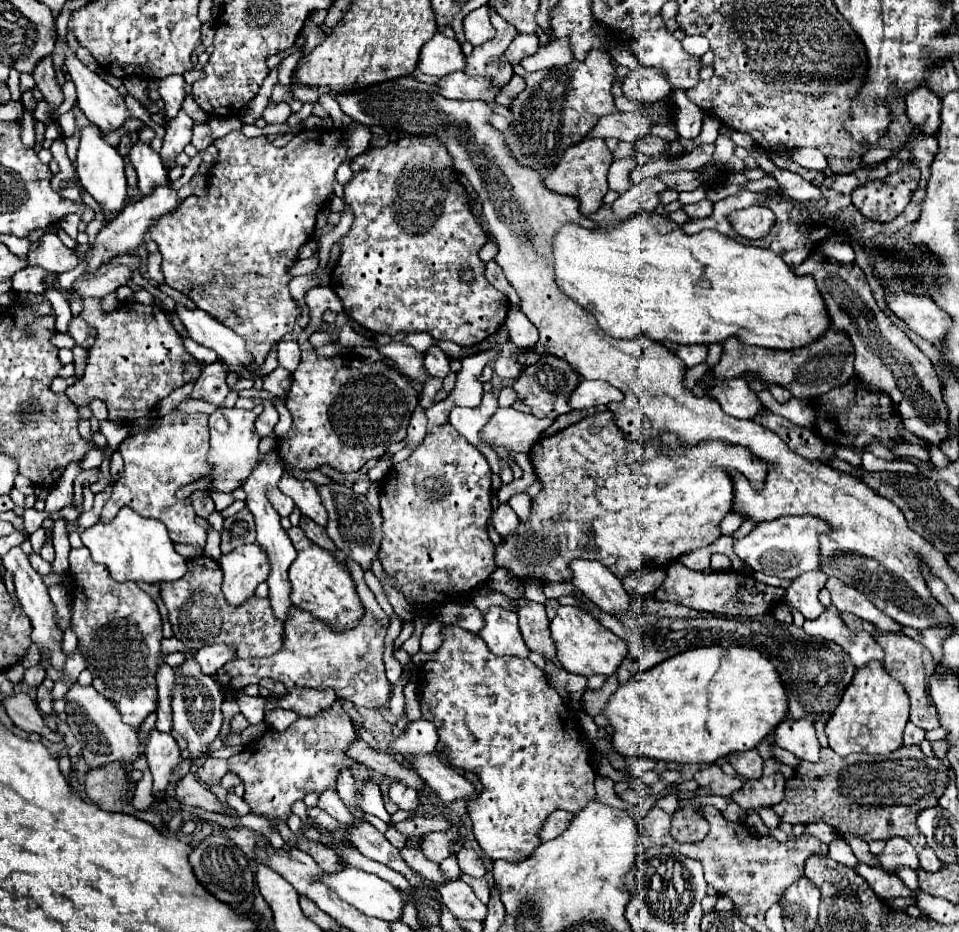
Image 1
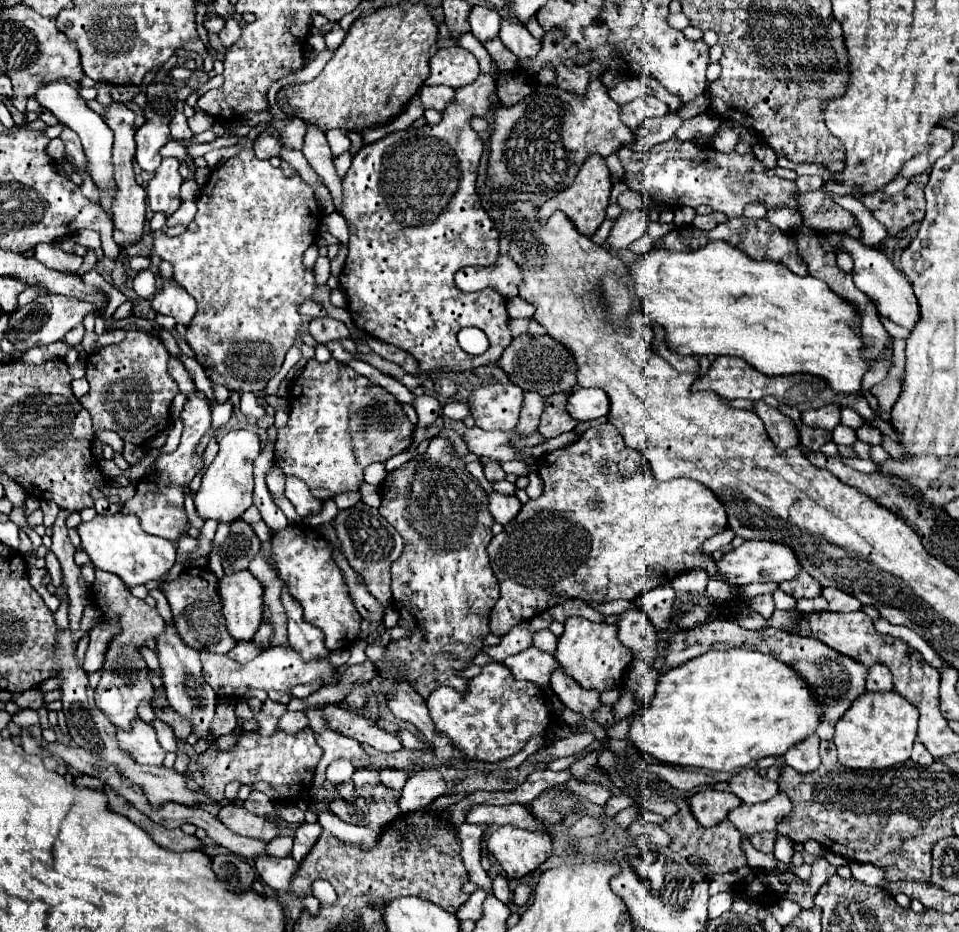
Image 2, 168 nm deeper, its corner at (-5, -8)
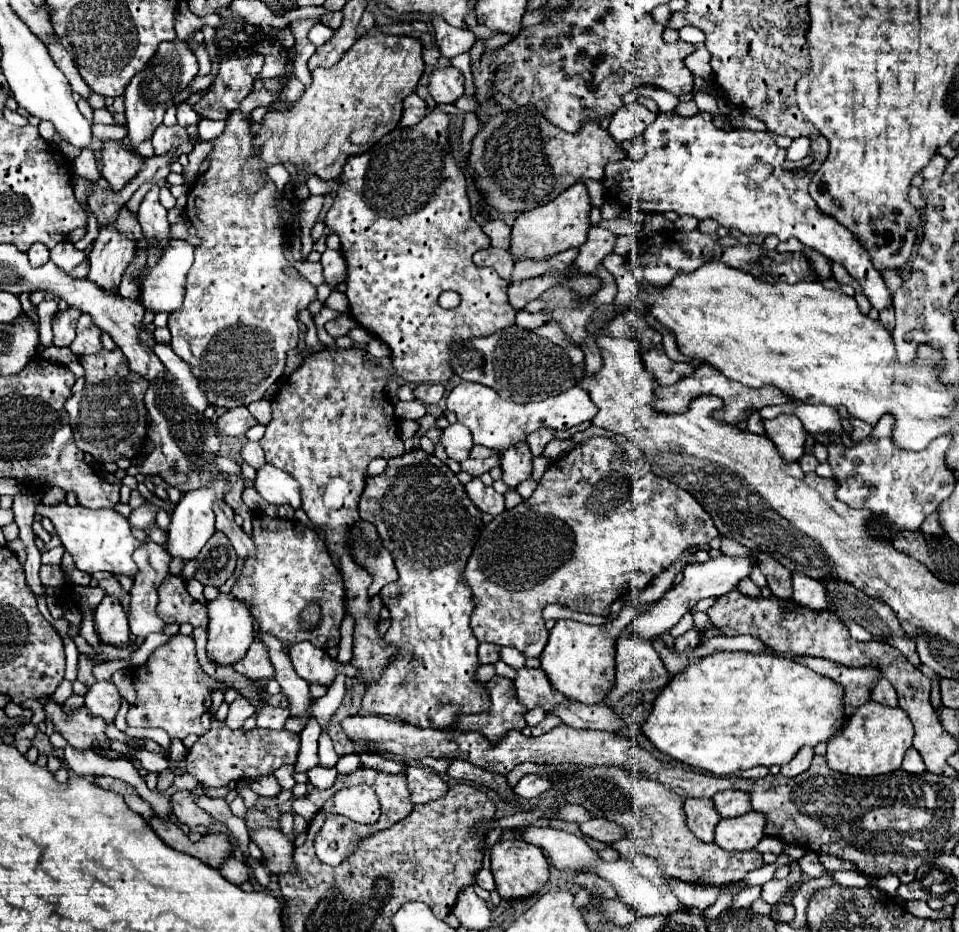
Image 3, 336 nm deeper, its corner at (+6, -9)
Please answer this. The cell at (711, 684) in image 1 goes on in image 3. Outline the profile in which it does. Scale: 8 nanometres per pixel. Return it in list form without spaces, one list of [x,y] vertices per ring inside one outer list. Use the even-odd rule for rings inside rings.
[[[721,651],[687,665],[683,673],[671,677],[671,683],[657,695],[653,711],[643,725],[643,733],[659,751],[673,759],[727,777],[757,765],[781,767],[789,763],[801,747],[815,747],[817,743],[831,741],[831,737],[841,731],[847,717],[843,685],[815,673],[807,665],[773,653]]]

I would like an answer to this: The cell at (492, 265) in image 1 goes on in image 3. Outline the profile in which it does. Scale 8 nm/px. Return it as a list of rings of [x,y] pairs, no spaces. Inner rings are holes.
[[[495,247],[483,249],[473,255],[473,263],[479,267],[493,267],[505,281],[509,281],[513,271],[513,259],[505,249],[495,249]]]

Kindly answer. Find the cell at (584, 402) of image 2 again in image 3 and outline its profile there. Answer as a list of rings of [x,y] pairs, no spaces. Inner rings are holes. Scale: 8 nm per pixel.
[[[459,383],[449,395],[447,395],[447,409],[457,415],[457,421],[465,425],[475,445],[483,445],[489,449],[497,449],[503,453],[507,447],[525,441],[525,437],[533,431],[539,431],[543,427],[553,431],[571,429],[575,425],[581,425],[583,421],[591,421],[597,415],[597,407],[593,405],[589,393],[585,389],[579,389],[579,385],[563,391],[561,395],[549,397],[539,403],[513,403],[501,399],[493,389],[481,385],[481,383]]]

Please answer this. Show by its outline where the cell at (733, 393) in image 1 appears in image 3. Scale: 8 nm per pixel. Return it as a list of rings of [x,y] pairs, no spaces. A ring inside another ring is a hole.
[[[779,415],[779,417],[767,419],[763,423],[765,423],[767,435],[777,445],[781,457],[787,463],[799,461],[801,455],[805,453],[805,439],[809,435],[805,431],[803,423],[795,415]]]

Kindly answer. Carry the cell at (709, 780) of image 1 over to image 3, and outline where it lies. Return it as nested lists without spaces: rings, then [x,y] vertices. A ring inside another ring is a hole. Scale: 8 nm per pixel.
[[[685,799],[683,809],[685,809],[685,815],[687,815],[689,831],[697,839],[711,843],[715,825],[721,819],[713,809],[713,801],[711,799]]]

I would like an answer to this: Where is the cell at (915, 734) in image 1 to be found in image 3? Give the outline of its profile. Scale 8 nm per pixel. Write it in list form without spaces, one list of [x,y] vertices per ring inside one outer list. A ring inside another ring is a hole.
[[[909,749],[905,759],[903,759],[903,771],[907,773],[913,773],[913,775],[921,775],[925,771],[925,765],[923,765],[923,759],[921,755],[917,753],[917,749]]]

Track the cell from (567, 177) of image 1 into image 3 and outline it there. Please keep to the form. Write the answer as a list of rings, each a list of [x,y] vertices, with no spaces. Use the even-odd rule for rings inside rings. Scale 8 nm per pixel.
[[[575,183],[551,203],[537,207],[533,211],[521,213],[513,223],[511,255],[515,259],[539,261],[539,259],[549,259],[557,253],[563,253],[571,247],[581,247],[589,231],[589,211],[591,211],[591,203],[589,203],[587,189],[583,183]]]

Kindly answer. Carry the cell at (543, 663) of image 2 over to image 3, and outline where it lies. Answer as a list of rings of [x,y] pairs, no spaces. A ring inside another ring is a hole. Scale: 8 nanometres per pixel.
[[[519,669],[515,677],[515,689],[519,703],[523,703],[527,711],[541,707],[547,715],[551,715],[551,707],[555,703],[563,703],[541,669]]]

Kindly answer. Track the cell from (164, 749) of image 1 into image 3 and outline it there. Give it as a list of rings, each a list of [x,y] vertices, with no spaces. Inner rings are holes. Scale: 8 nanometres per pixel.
[[[39,699],[45,709],[45,719],[53,723],[53,731],[63,735],[71,747],[77,749],[91,749],[93,739],[99,739],[101,747],[107,749],[107,737],[105,737],[105,721],[99,717],[89,715],[85,707],[79,707],[79,711],[67,715],[63,711],[63,705],[55,703],[53,699]]]

